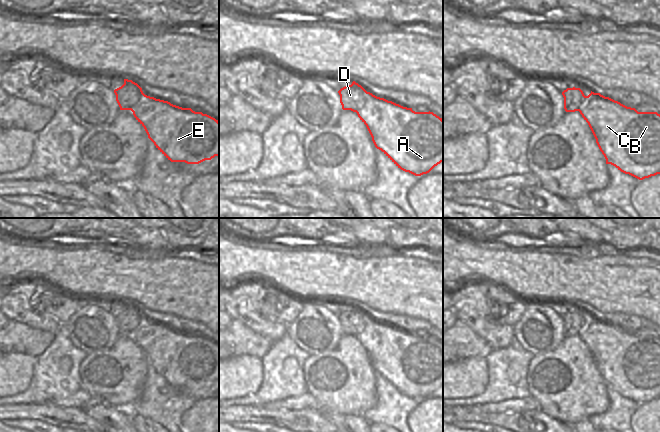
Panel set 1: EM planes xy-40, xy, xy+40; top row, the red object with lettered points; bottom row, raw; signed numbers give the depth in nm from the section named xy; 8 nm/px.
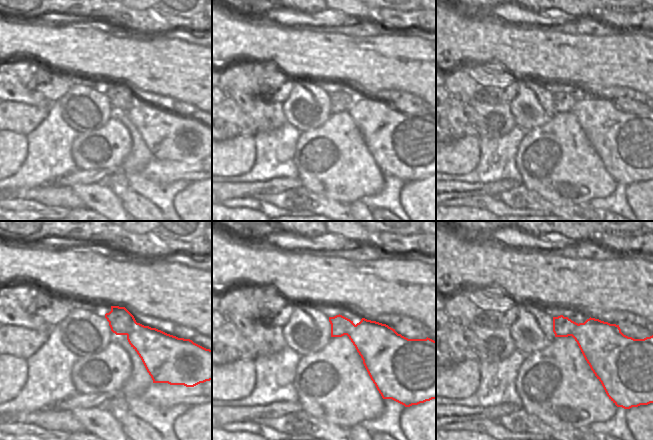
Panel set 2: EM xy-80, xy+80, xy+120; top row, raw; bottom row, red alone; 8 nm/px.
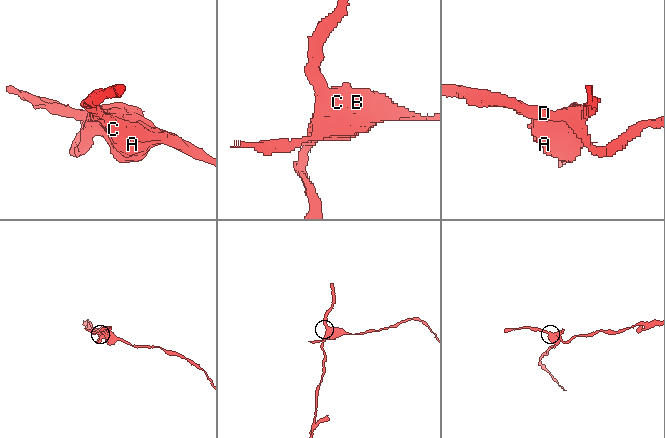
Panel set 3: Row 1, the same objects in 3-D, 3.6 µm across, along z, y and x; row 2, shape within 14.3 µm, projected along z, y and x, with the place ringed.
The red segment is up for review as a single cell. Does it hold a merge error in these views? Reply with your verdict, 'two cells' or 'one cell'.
two cells

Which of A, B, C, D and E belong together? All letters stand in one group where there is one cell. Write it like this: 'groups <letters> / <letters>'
groups A B C E / D

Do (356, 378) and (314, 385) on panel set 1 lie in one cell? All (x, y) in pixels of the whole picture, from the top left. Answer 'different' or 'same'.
same

